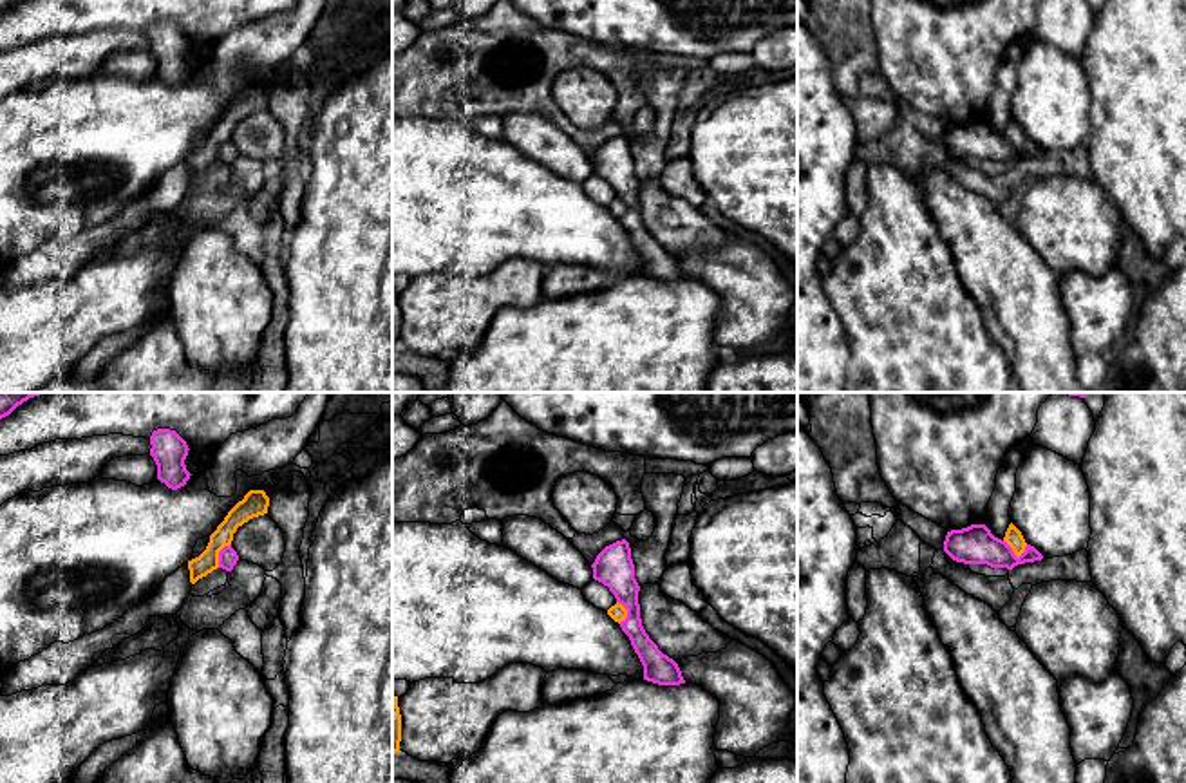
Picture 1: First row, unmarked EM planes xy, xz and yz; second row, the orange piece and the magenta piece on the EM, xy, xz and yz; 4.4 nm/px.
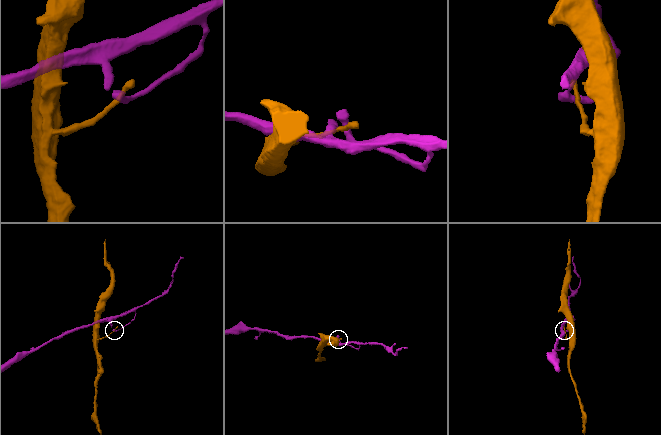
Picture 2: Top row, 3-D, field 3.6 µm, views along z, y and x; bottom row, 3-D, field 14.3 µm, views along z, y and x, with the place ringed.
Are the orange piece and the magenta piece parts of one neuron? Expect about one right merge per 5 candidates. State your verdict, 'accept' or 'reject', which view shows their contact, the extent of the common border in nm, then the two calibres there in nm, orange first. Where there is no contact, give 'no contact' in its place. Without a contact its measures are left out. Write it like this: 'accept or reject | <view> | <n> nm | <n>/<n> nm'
reject | yz | 120 nm | 80/180 nm

